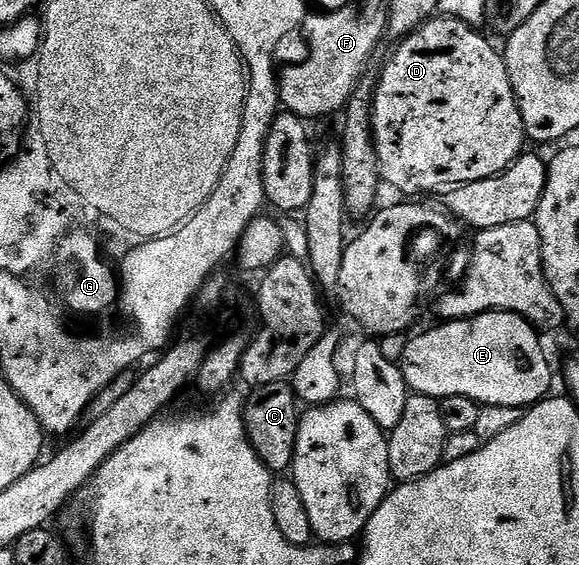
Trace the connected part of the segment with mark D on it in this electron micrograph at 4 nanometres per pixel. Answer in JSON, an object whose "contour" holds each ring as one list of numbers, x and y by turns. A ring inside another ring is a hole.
{"contour":[[436,16,430,22,425,23,420,30,414,30,409,37,402,39,399,46,391,54,391,59,383,66,383,71,377,74,375,92,371,99,371,135,375,138,375,151,379,161,379,177,387,182,395,190,403,194,427,194,430,190,442,191,444,188,464,186,477,180,492,178,502,174,504,170,515,165,520,154,524,153,525,135,523,133,523,121,519,111,519,102,513,92,513,84,509,80,507,65,503,62,502,53,491,47,487,38,479,35,480,31,474,26,465,24,456,18]]}

